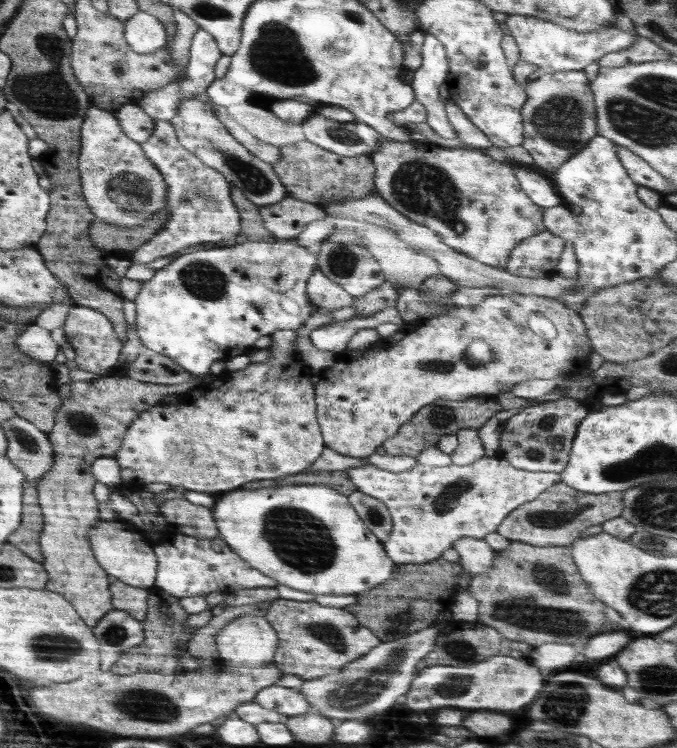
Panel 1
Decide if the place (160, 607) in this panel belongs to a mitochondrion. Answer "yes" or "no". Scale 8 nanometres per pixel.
no

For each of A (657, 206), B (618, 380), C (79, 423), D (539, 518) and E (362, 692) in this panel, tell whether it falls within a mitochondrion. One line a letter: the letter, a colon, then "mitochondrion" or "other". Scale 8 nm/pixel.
A: other
B: mitochondrion
C: mitochondrion
D: mitochondrion
E: mitochondrion

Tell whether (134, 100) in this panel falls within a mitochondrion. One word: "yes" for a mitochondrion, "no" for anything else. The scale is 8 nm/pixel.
no

